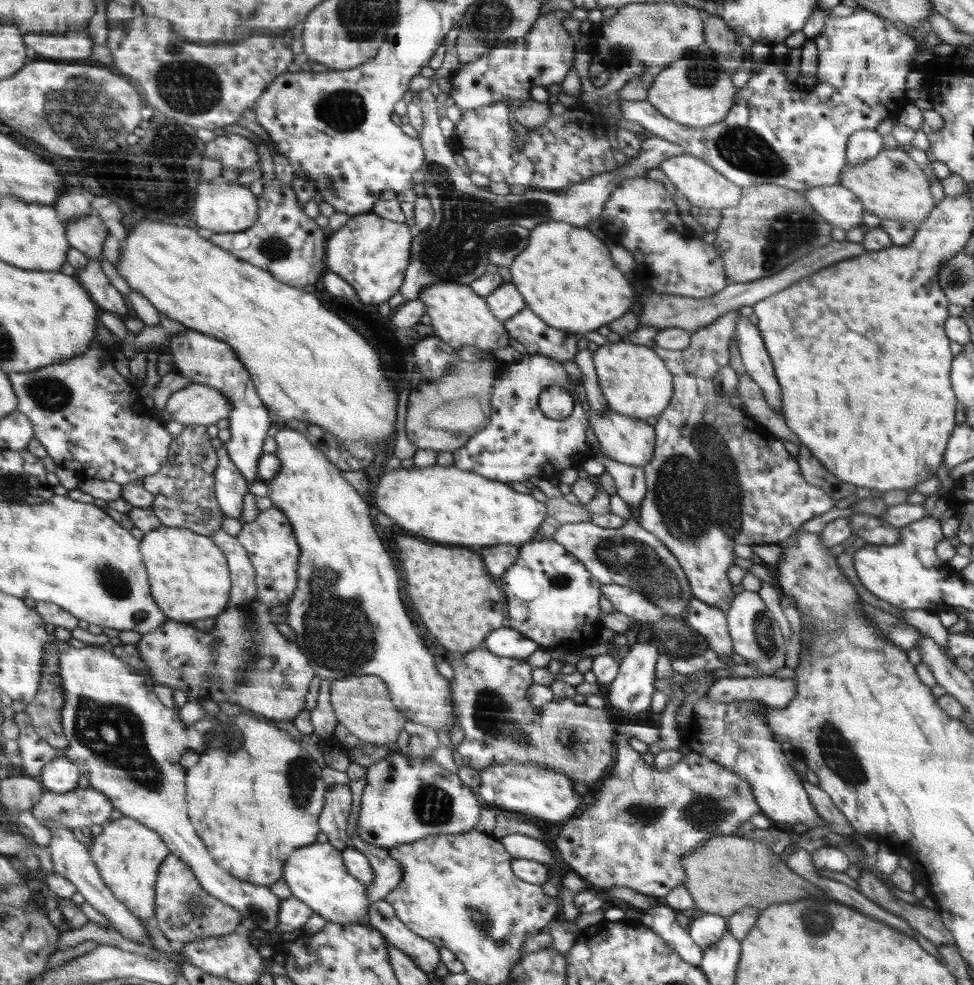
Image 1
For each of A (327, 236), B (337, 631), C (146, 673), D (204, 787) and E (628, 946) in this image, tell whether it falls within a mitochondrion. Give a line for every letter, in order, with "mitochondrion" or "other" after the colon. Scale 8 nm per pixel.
A: other
B: mitochondrion
C: other
D: other
E: other

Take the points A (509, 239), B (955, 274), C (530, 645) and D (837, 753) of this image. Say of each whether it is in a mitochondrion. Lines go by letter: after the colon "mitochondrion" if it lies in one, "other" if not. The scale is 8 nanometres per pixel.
A: mitochondrion
B: mitochondrion
C: other
D: mitochondrion

